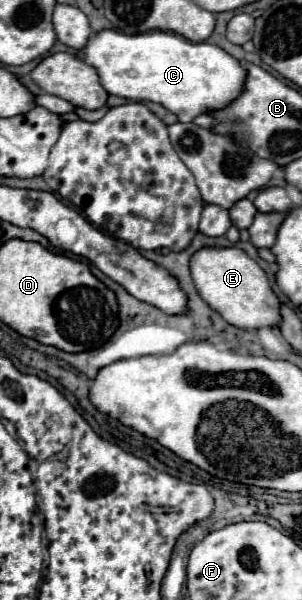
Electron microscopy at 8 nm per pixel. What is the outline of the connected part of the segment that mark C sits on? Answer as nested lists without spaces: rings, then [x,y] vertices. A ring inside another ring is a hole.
[[[105,29],[89,39],[81,59],[97,69],[109,95],[161,103],[183,123],[213,109],[225,109],[245,89],[245,67],[219,45],[193,43],[167,31],[125,35]]]

